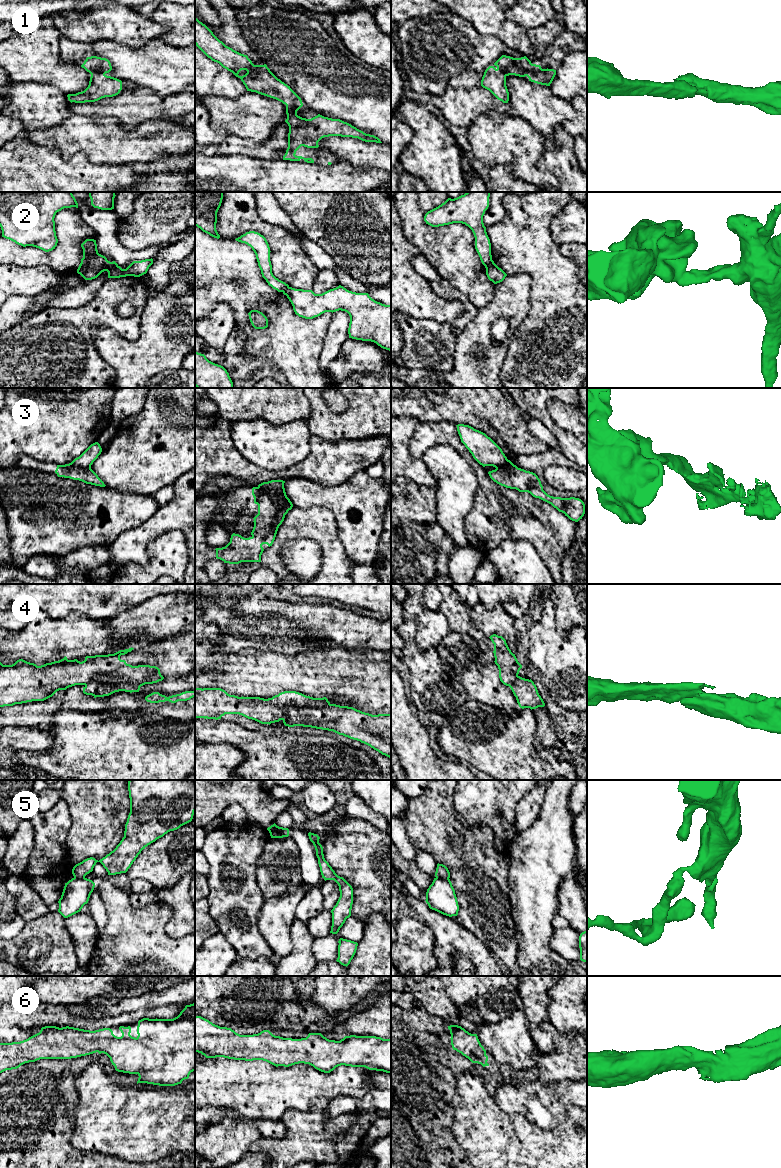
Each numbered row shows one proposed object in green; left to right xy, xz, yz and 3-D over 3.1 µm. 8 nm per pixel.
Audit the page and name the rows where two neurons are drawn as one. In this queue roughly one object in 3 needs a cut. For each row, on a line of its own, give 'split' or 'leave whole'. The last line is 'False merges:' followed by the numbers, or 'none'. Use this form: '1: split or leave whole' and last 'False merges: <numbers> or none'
1: leave whole
2: split
3: split
4: split
5: split
6: leave whole
False merges: 2, 3, 4, 5

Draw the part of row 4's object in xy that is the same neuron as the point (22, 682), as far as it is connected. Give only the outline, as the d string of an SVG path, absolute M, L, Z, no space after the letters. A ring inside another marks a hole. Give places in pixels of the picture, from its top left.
M134 648L120 650L114 654L86 656L80 662L68 660L65 656L59 661L37 666L23 659L12 665L0 662L0 707L13 706L32 701L44 701L59 690L75 685L87 685L92 681L122 684L123 670L132 666L120 656Z

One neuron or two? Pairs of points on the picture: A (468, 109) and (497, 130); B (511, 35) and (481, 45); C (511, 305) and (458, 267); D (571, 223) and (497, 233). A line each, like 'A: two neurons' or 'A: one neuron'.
A: two neurons
B: two neurons
C: two neurons
D: two neurons

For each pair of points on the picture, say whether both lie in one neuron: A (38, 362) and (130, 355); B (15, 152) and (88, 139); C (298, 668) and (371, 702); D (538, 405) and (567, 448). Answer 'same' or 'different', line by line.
A: different
B: different
C: same
D: same

